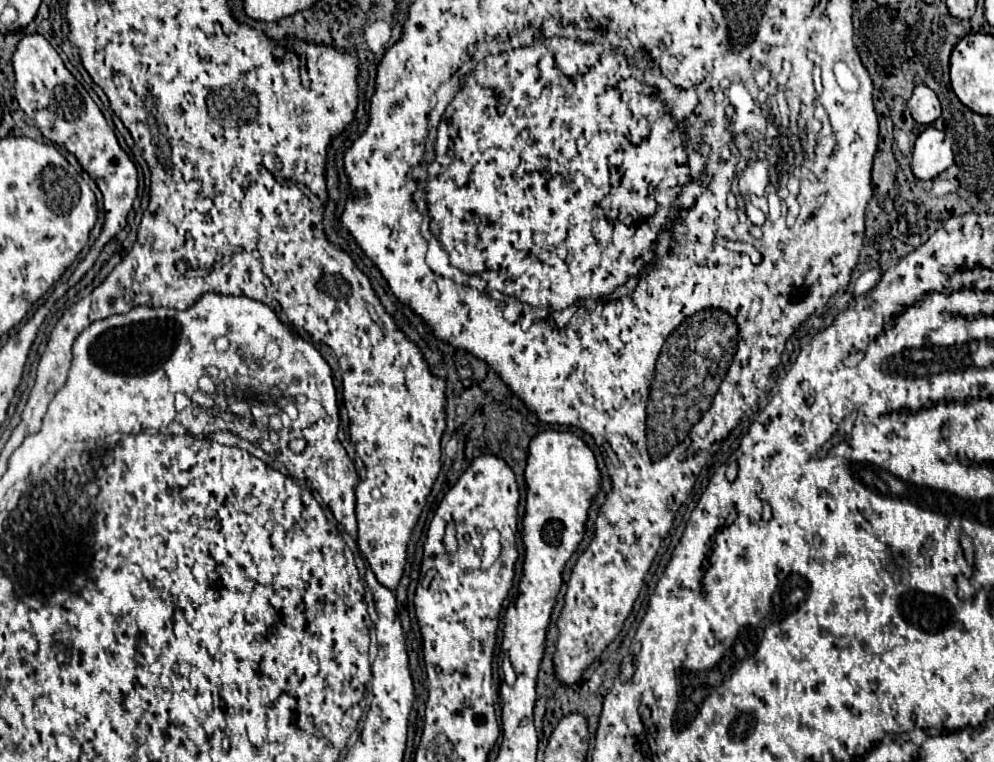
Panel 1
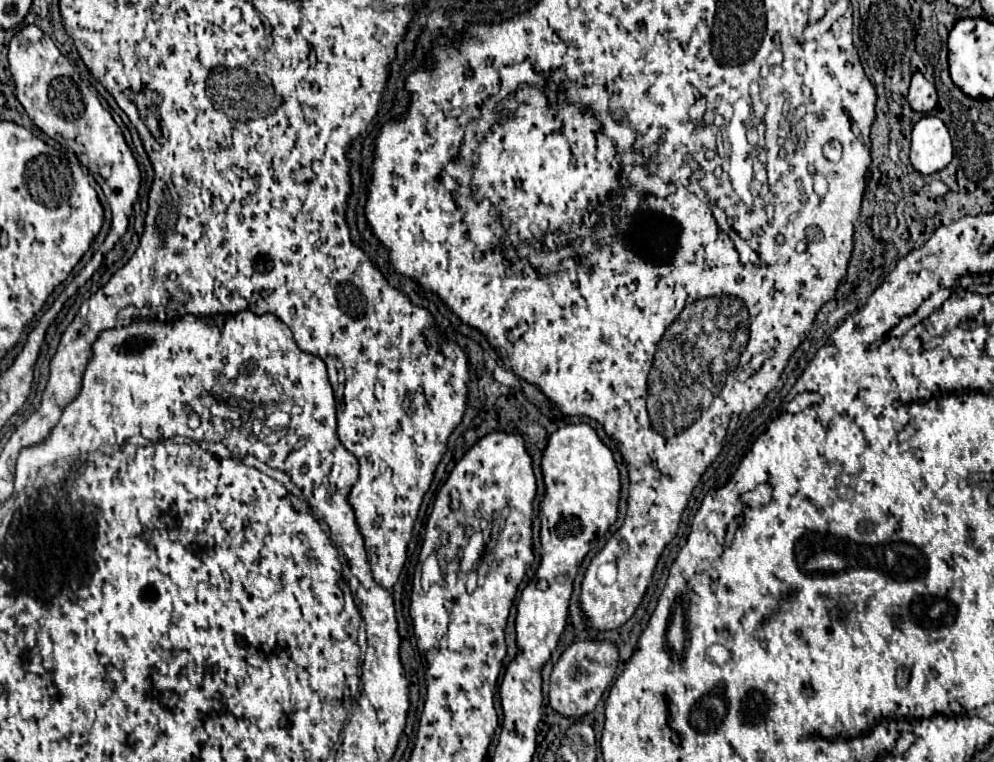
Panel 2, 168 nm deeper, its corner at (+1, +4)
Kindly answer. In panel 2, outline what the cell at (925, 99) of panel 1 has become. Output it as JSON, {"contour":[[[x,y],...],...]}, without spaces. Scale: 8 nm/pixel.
{"contour":[[[916,72],[916,74],[912,76],[908,102],[910,102],[912,110],[922,112],[922,114],[930,112],[930,110],[936,106],[936,88],[934,88],[920,72]]]}

